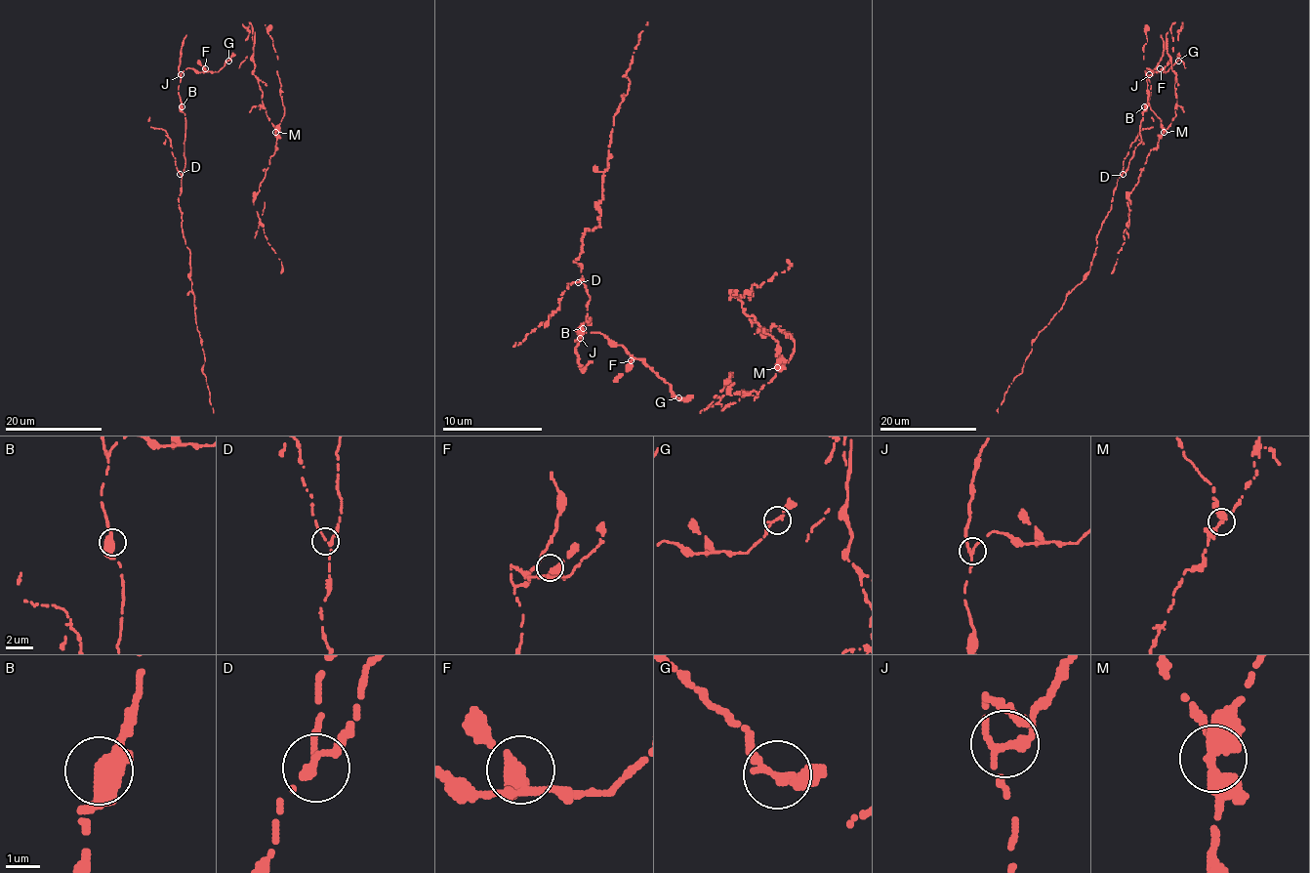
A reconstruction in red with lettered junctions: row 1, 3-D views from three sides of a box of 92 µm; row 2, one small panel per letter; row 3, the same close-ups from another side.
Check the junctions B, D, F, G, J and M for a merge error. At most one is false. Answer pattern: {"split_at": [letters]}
{"split_at": ["M"]}

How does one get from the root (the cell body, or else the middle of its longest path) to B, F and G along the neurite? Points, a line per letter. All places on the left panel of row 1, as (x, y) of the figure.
B: (179, 92), (182, 106)
F: (179, 92), (184, 71), (189, 67), (204, 72), (205, 68)
G: (179, 92), (181, 74), (188, 67), (199, 72), (217, 72), (228, 60)

